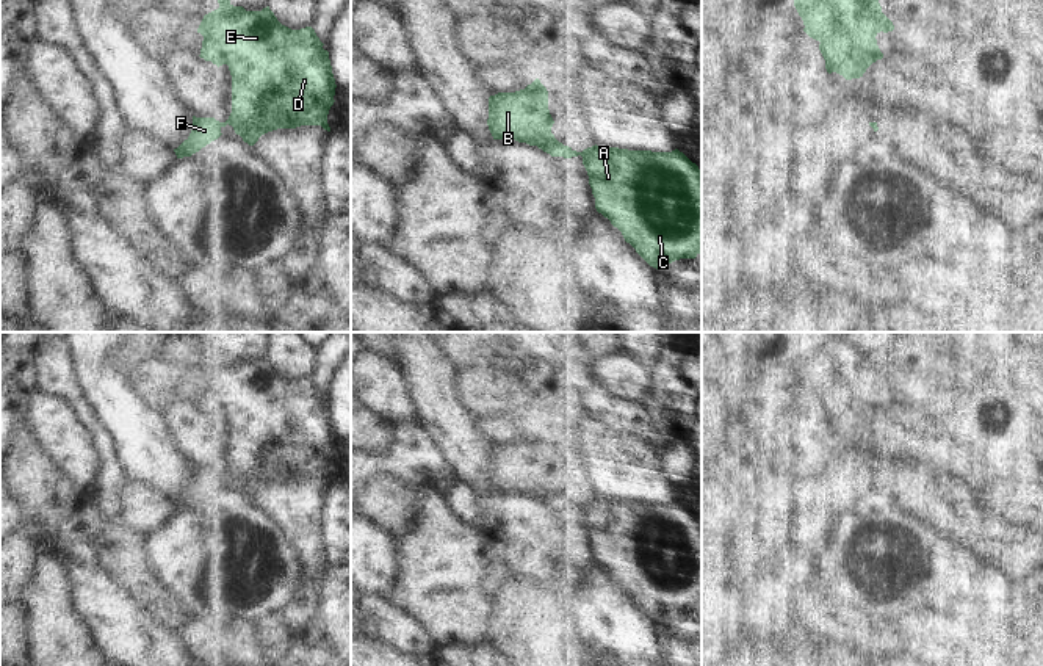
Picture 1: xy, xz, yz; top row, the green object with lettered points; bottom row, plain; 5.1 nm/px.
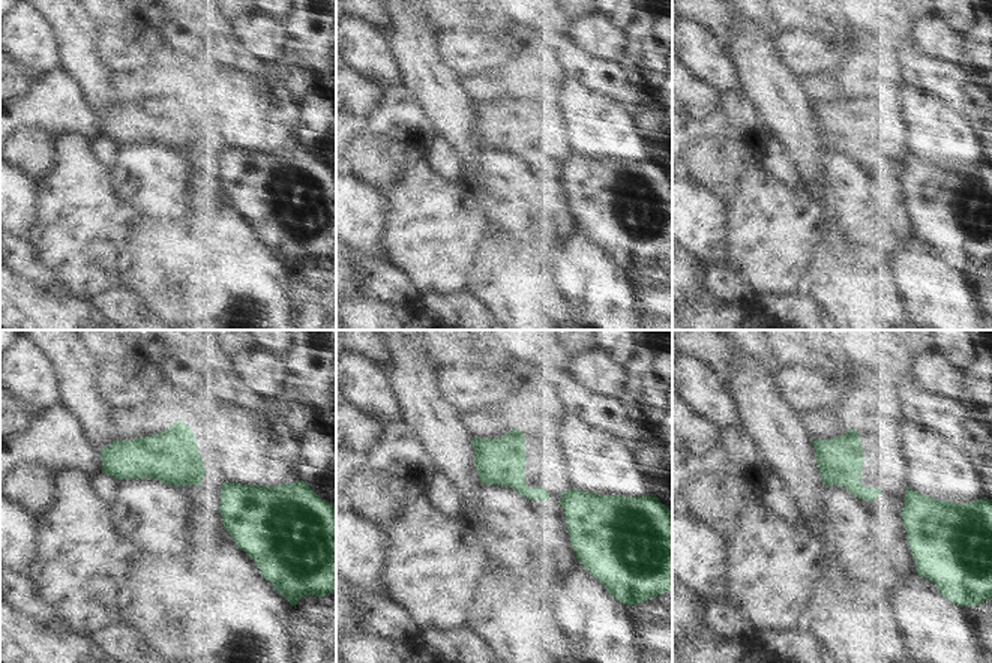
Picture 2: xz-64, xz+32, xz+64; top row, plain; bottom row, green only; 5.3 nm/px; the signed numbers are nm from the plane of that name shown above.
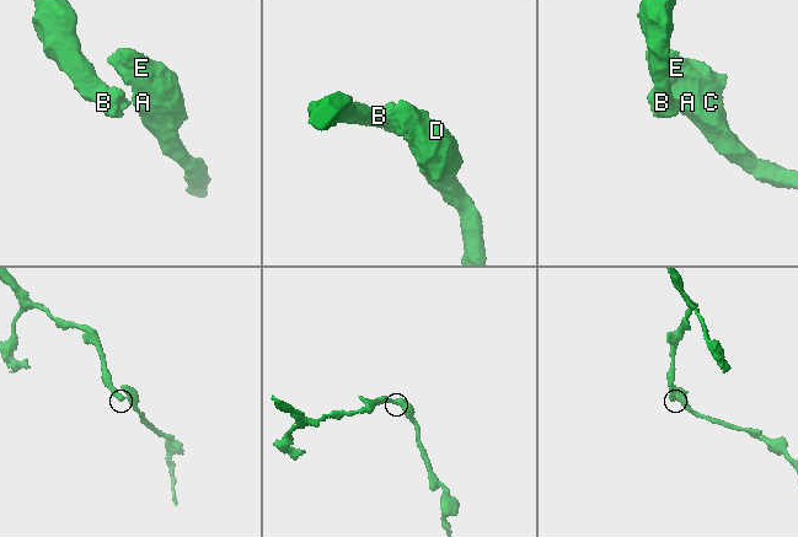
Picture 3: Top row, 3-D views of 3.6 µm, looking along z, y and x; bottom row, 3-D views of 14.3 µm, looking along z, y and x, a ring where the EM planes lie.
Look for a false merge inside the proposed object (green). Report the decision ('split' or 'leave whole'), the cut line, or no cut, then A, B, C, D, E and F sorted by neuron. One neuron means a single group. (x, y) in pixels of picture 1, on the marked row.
split | xz (572, 151), (573, 155) | A C D E / B F

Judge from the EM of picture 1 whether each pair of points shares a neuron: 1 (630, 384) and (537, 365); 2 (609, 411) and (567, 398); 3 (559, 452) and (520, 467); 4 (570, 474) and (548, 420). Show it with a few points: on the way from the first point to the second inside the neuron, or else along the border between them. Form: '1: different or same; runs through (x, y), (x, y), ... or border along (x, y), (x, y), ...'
1: different; border along (589, 373), (594, 380), (624, 397)
2: same; runs through (599, 401), (594, 398), (578, 398)
3: same; runs through (550, 459), (544, 466), (530, 466)
4: same; runs through (558, 461), (556, 433)

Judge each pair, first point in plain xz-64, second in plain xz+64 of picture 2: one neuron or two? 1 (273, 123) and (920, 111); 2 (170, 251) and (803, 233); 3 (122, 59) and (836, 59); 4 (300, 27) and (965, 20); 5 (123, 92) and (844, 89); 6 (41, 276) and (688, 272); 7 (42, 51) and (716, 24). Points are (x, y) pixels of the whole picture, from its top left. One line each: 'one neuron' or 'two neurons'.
1: one neuron
2: two neurons
3: one neuron
4: two neurons
5: one neuron
6: two neurons
7: two neurons

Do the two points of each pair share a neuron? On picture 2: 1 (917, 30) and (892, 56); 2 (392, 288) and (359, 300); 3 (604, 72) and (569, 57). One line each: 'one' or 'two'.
1: two
2: two
3: one

